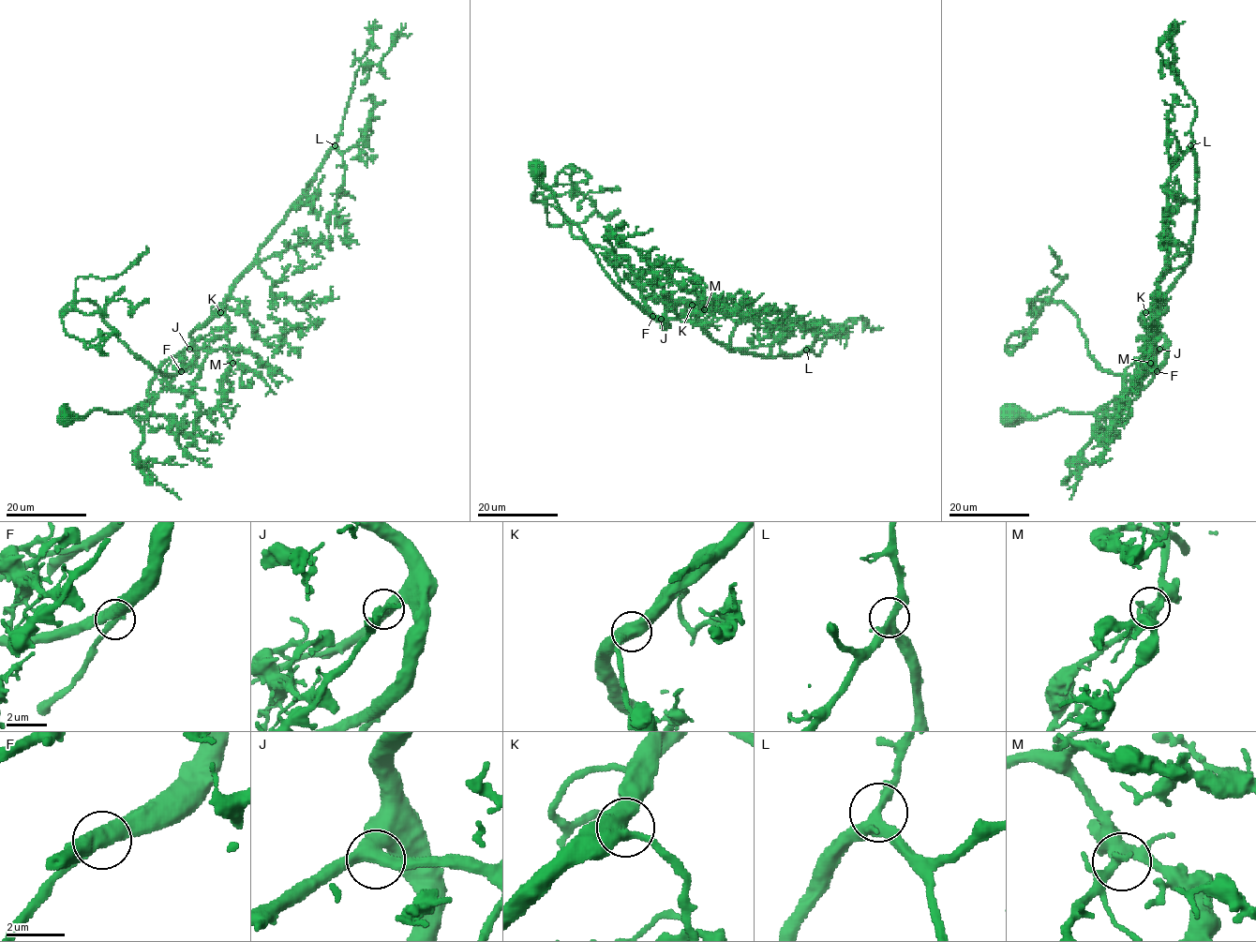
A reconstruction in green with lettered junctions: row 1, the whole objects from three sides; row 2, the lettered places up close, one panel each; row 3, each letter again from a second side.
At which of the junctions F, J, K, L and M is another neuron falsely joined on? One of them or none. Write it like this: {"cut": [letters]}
{"cut": []}

